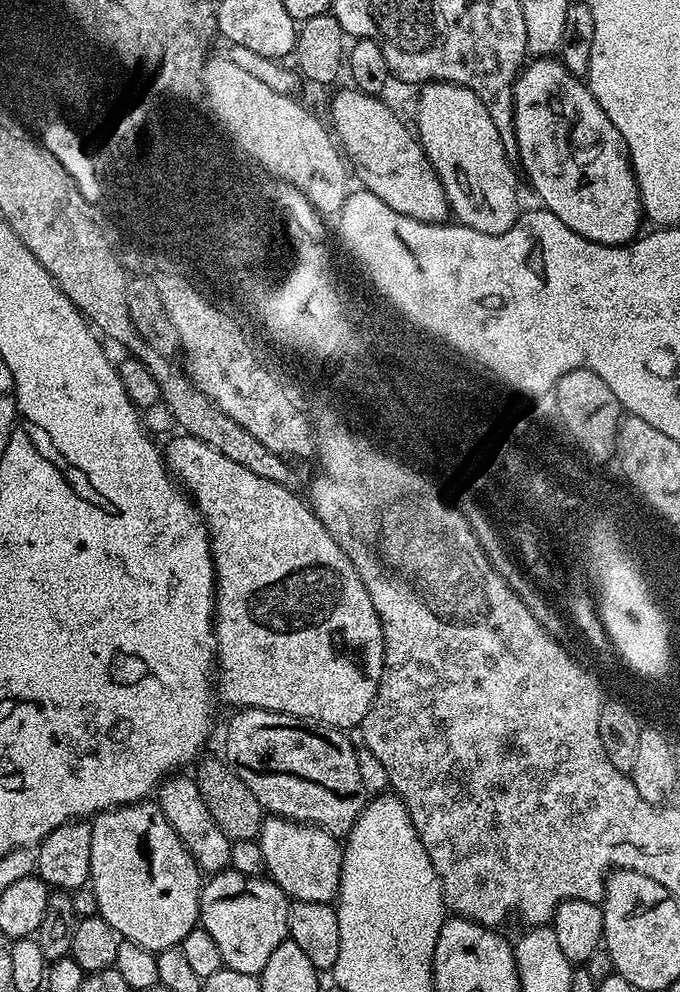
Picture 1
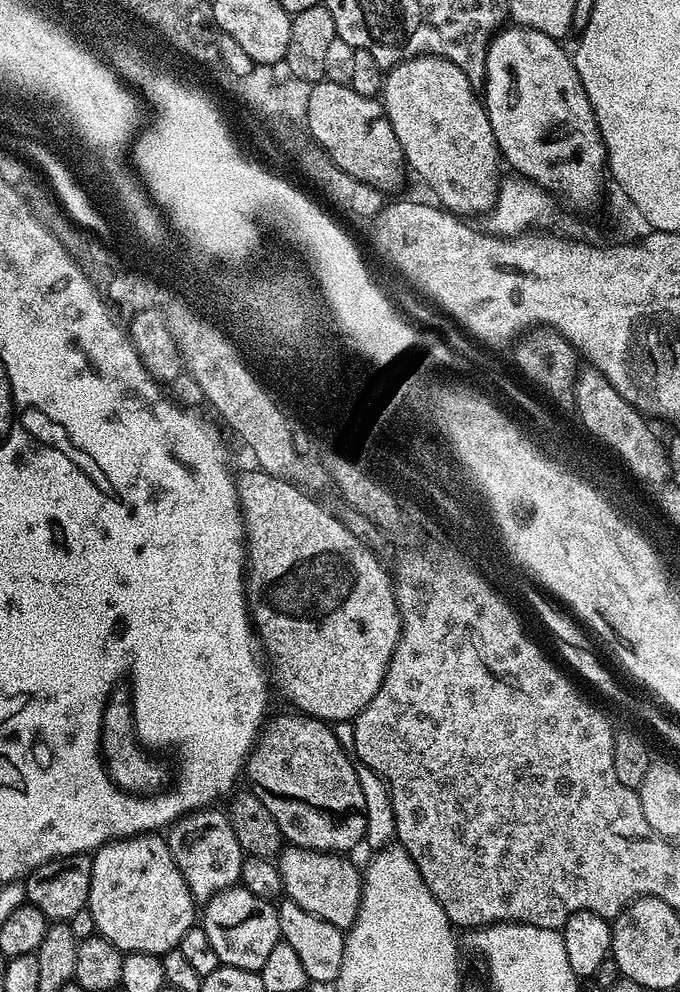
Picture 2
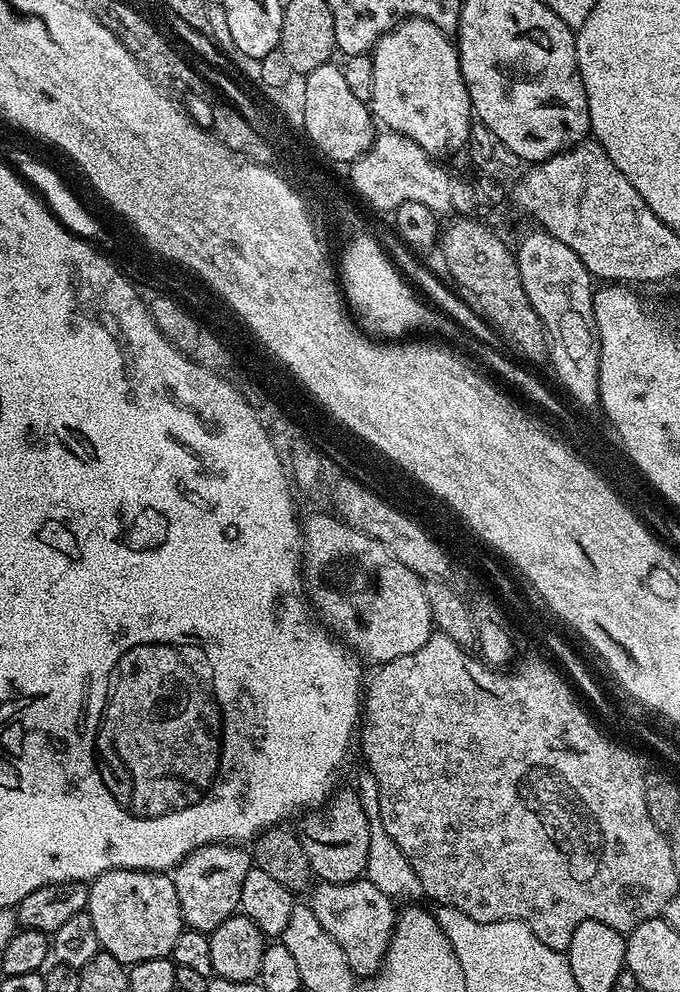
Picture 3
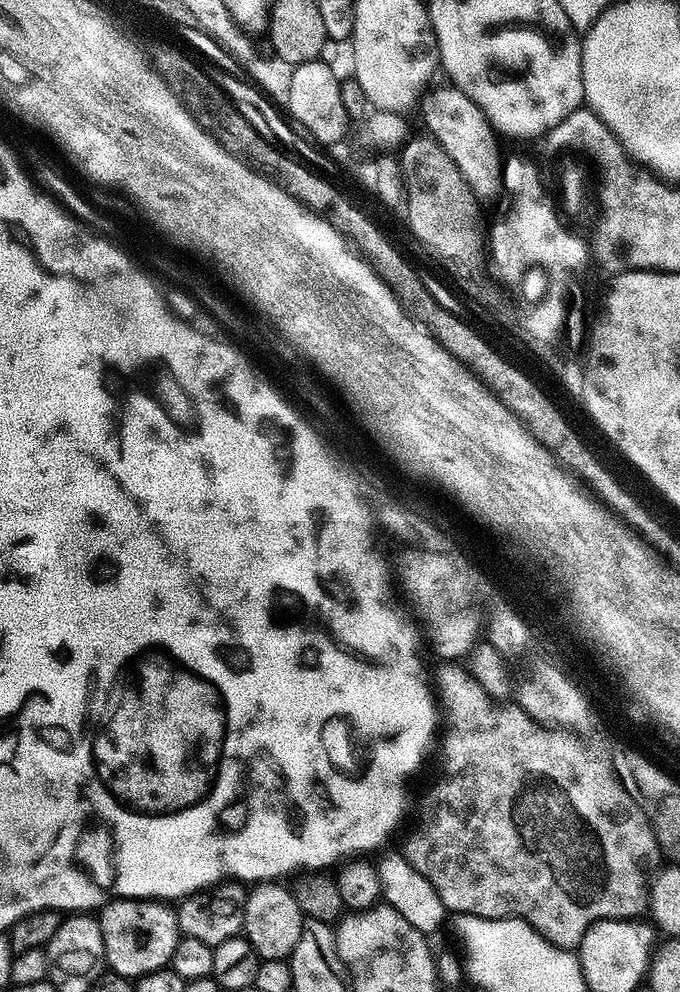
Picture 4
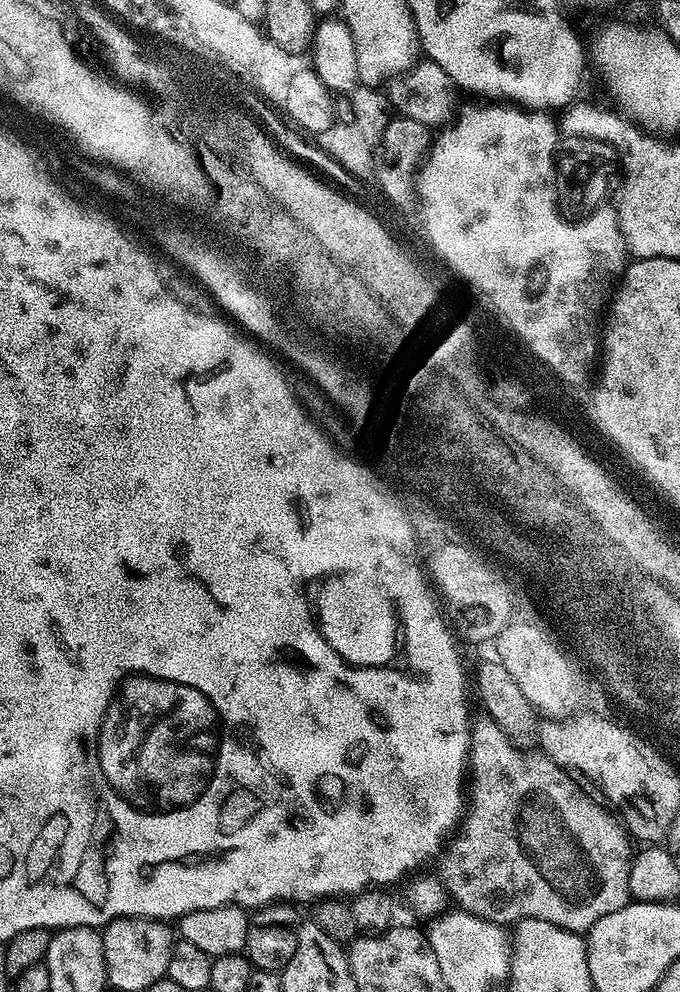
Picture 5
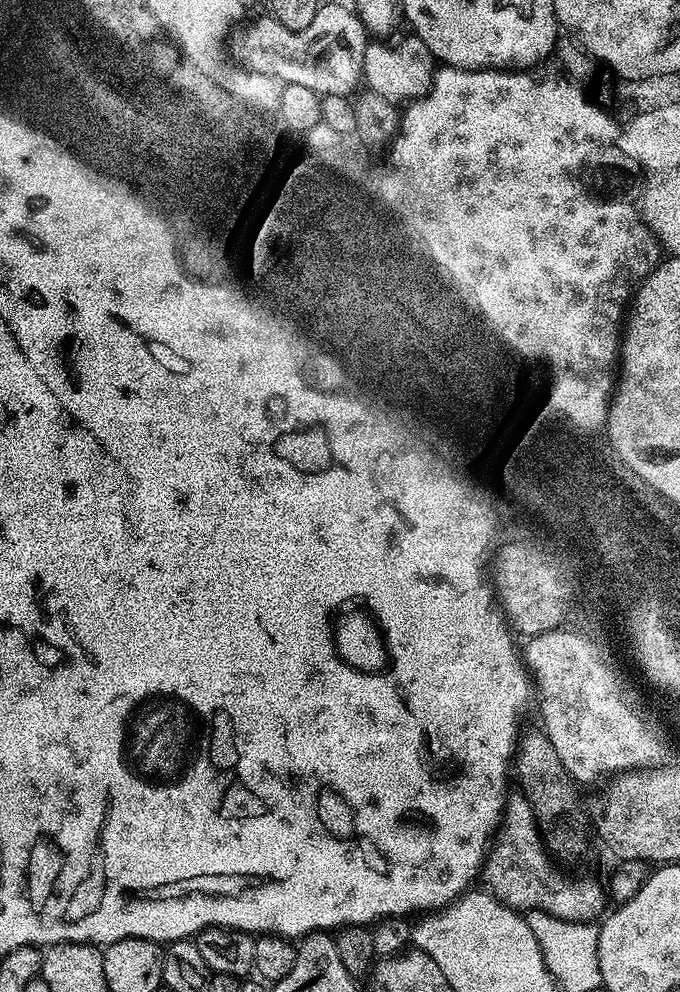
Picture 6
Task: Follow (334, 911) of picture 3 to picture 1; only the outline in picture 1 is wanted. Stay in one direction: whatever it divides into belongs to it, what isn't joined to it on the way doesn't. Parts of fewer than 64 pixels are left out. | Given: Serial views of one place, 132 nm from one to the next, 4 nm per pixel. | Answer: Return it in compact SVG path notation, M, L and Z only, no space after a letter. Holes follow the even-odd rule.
M268 818L260 825L258 843L267 875L285 896L292 900L323 904L332 904L339 897L344 849L337 837L322 828L301 826L287 818Z

